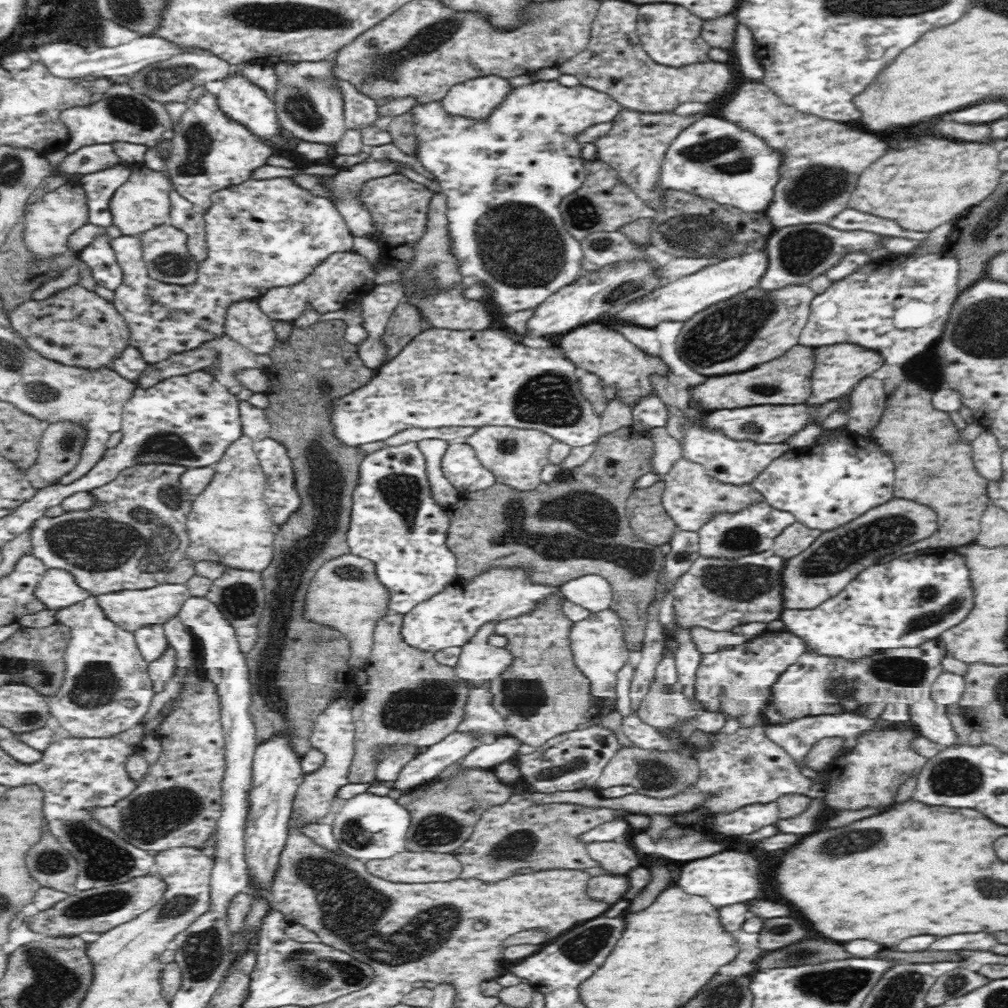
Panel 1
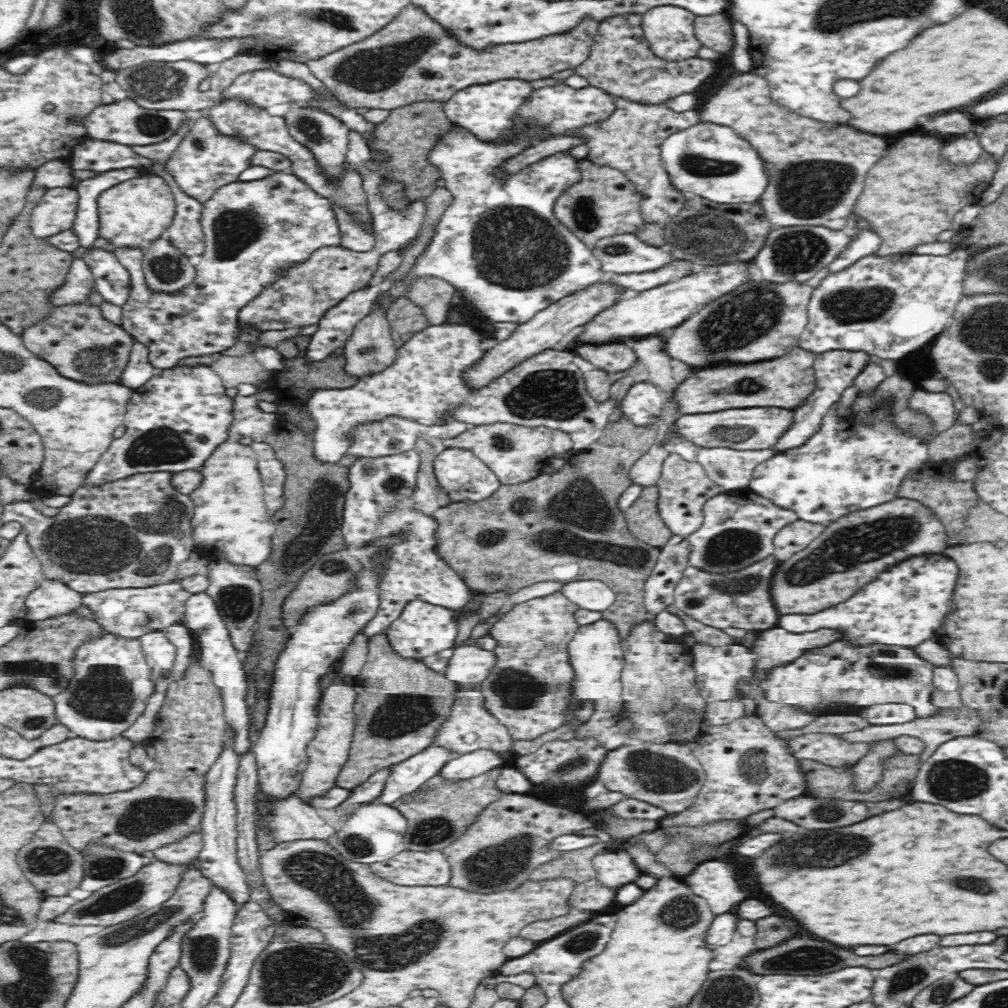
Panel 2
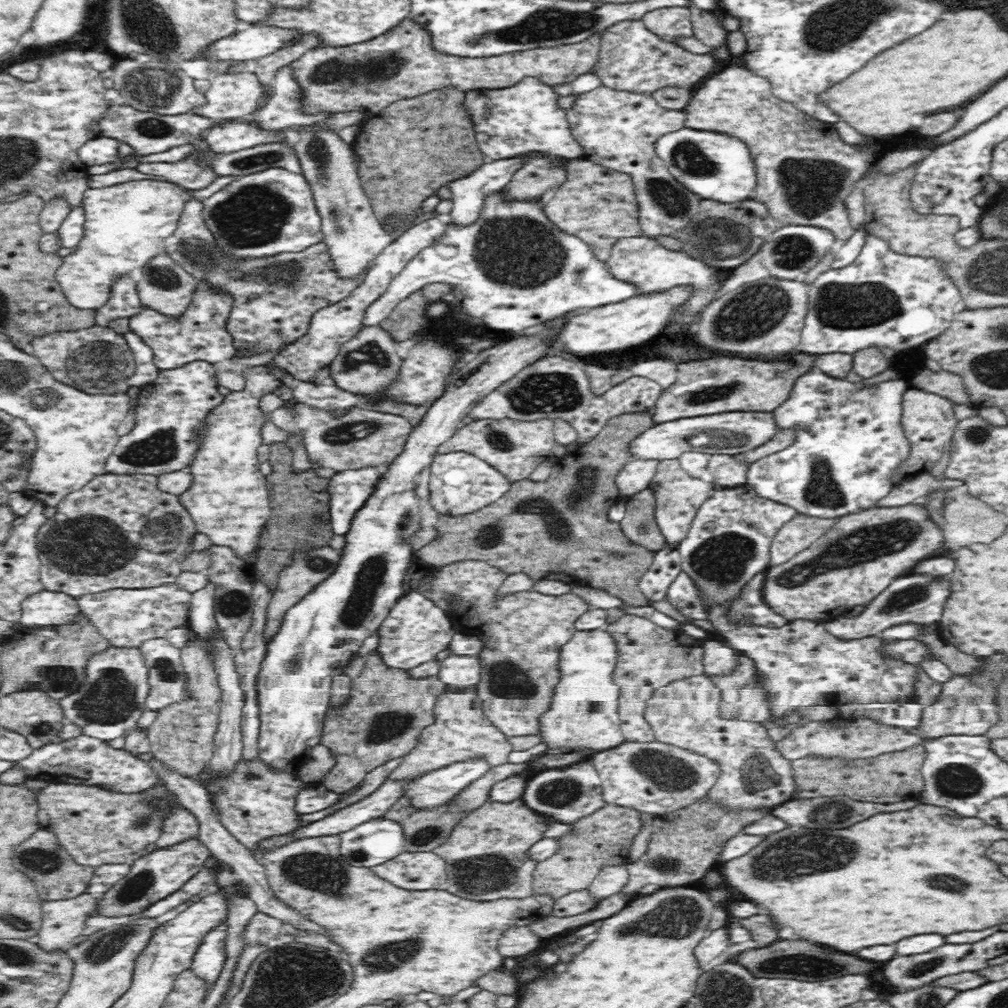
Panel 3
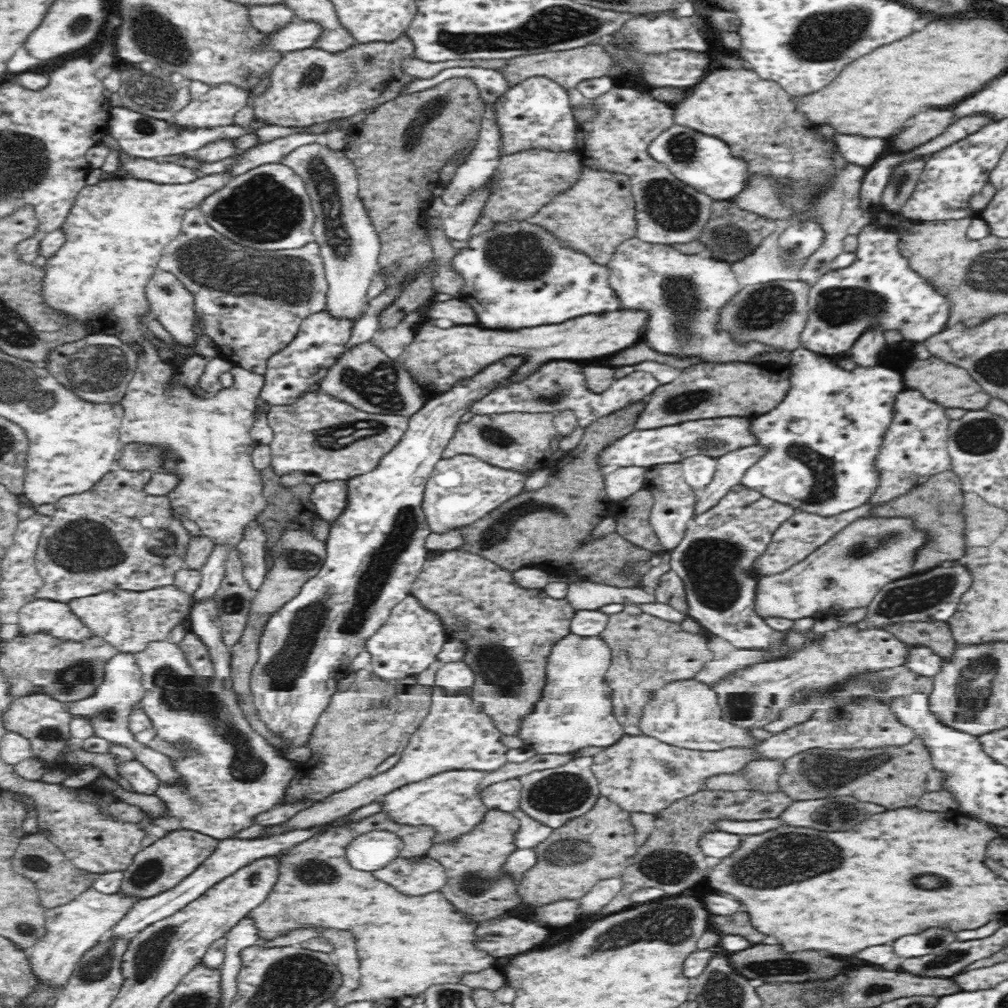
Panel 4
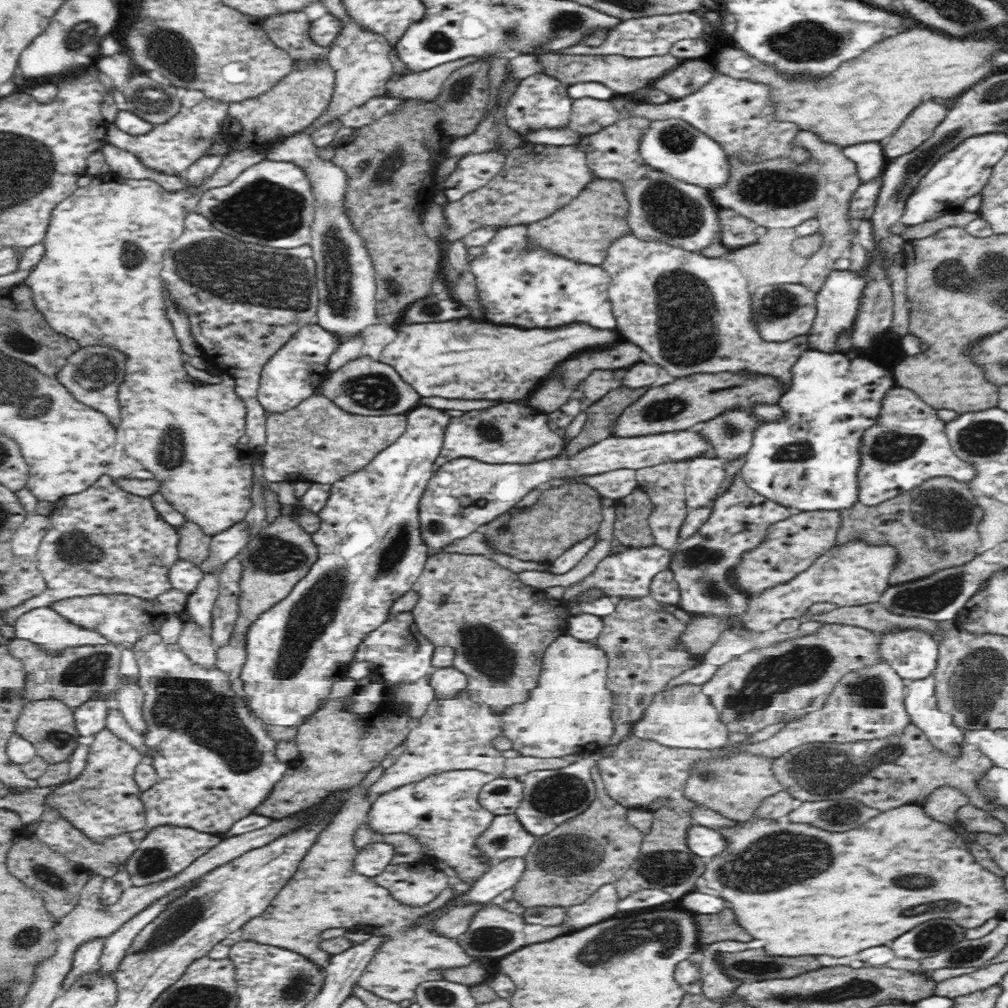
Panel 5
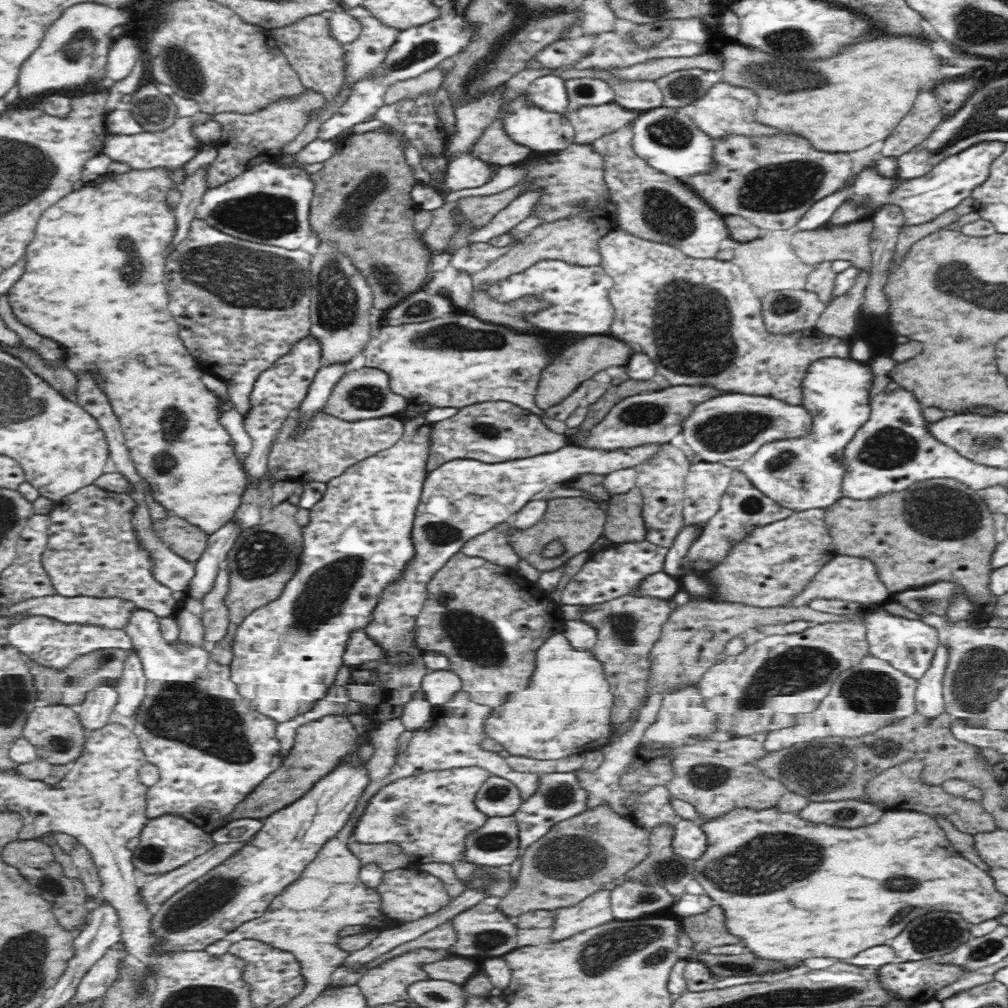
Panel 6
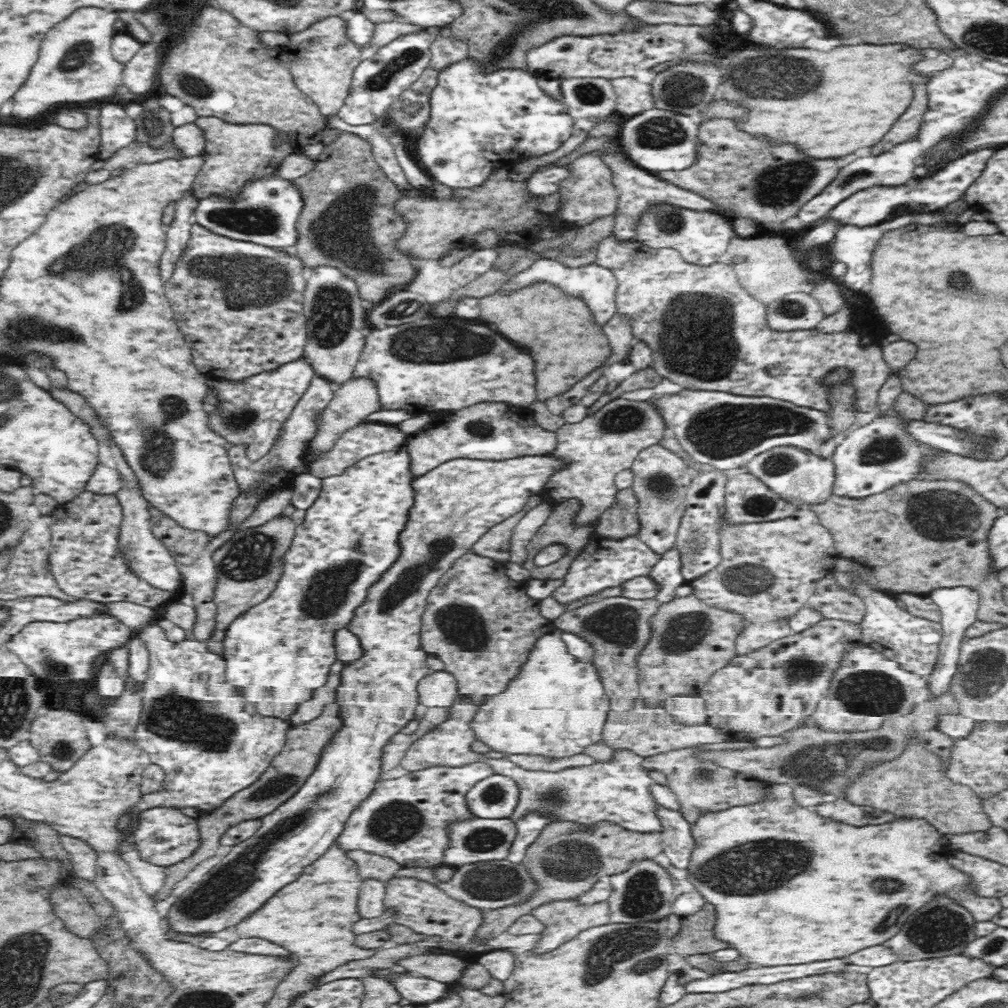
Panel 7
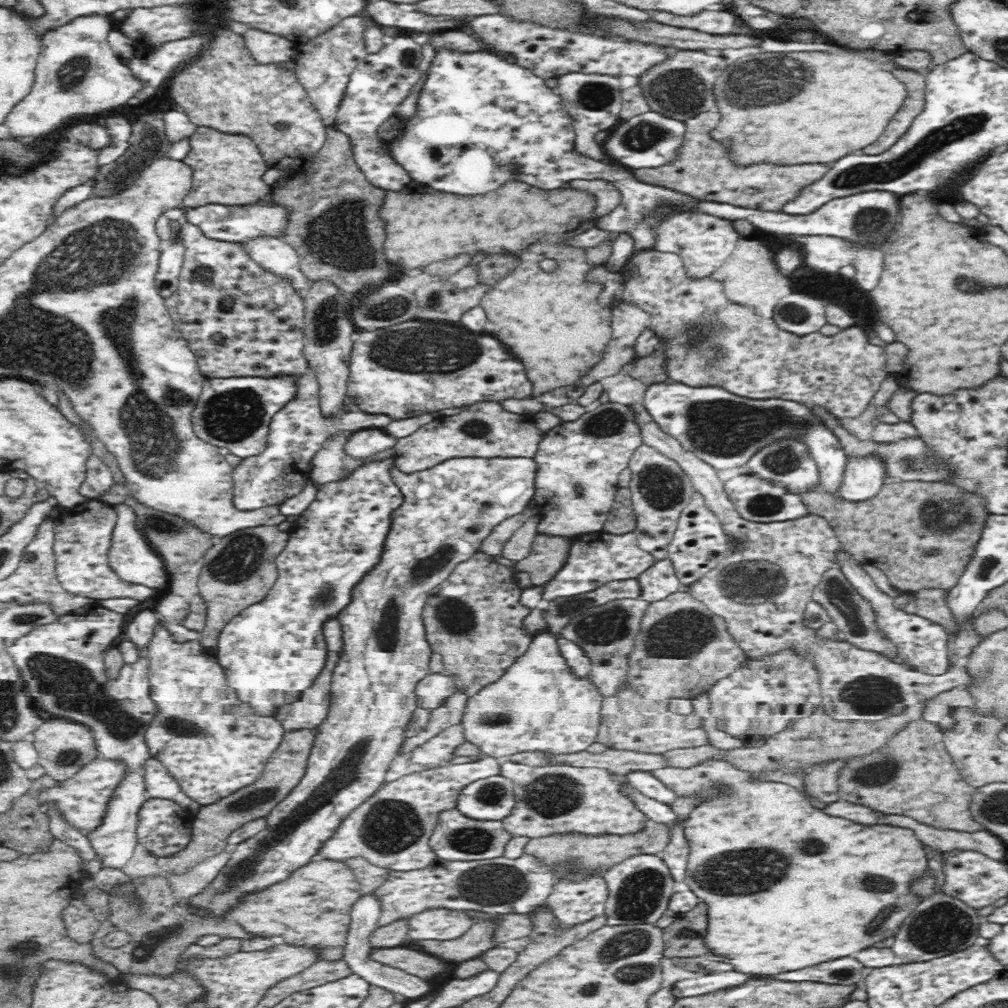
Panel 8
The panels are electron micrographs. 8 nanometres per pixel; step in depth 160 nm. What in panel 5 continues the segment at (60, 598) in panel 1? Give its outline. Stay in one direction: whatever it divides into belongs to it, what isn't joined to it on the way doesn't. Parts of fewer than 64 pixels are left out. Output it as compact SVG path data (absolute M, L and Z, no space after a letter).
M50 607L34 608L22 614L14 623L15 638L34 643L47 654L58 655L66 648L110 644L94 629L76 626L64 620Z

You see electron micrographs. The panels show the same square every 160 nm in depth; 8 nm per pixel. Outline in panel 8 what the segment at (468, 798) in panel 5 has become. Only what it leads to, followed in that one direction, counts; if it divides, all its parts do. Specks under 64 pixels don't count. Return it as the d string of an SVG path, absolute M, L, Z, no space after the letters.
M481 756L476 762L464 762L464 764L446 764L431 769L423 768L420 772L408 774L399 780L385 782L373 796L360 804L348 817L346 817L335 833L322 843L315 852L315 858L333 860L333 862L346 862L354 858L363 858L388 872L416 871L436 862L438 857L429 847L428 839L434 830L435 818L440 812L456 810L459 790L480 779L489 779L500 775L501 766L496 758Z

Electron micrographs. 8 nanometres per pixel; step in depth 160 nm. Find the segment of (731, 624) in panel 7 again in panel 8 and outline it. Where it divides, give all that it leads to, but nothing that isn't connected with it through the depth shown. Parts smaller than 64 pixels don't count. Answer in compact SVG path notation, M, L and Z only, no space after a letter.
M676 591L666 598L649 603L646 607L627 660L629 664L627 683L642 696L668 701L672 697L693 699L699 693L707 693L718 680L742 668L748 657L728 634L727 626L721 616L715 615L691 594Z

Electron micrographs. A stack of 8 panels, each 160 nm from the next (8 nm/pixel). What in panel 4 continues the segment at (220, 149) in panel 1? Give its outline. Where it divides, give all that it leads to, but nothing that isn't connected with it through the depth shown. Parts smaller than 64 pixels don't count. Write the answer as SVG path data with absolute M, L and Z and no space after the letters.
M121 148L120 154L120 168L128 170L134 179L150 180L158 184L186 184L200 177L198 172L185 165L174 162L160 163L142 157L126 157Z

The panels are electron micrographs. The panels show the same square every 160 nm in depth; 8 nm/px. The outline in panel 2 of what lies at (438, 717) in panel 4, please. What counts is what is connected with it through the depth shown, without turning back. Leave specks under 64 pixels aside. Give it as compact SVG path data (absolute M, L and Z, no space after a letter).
M474 688L472 690L459 689L455 694L449 717L438 729L438 736L435 736L433 746L450 749L450 752L454 752L455 755L466 755L485 749L507 757L511 753L513 742L506 726L502 726L502 723L487 711L483 692L480 688L478 690Z

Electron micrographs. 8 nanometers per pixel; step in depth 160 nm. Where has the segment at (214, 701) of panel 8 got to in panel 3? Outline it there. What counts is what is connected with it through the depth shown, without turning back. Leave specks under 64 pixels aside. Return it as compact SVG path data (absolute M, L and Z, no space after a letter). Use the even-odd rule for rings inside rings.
M166 637L146 640L139 646L149 672L149 693L145 709L160 711L162 708L180 702L186 697L187 674L183 671L181 649L174 647ZM260 758L242 760L228 778L214 780L208 790L216 796L219 822L232 836L250 850L261 850L259 844L272 837L291 835L304 826L300 813L296 811L296 796L304 788L295 774L271 769Z

